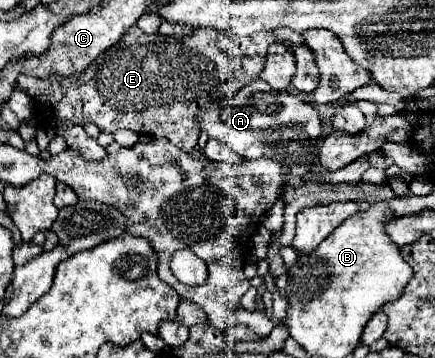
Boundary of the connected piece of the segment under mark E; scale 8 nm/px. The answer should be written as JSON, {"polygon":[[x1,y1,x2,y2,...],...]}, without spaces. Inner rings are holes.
{"polygon":[[134,25,124,33,124,47,108,49,86,71,70,77,52,73,46,79,18,75,18,85,28,93,52,99,56,111,34,111,46,129,56,117,80,125,92,121,108,133,130,129,170,139,176,147,192,151,200,137,194,121,196,111,210,101,234,95,252,79,258,79,268,41,276,41,274,31,266,31,264,39,264,31,248,37,230,37,220,31,200,29,190,37,176,39,160,33,148,35]]}

